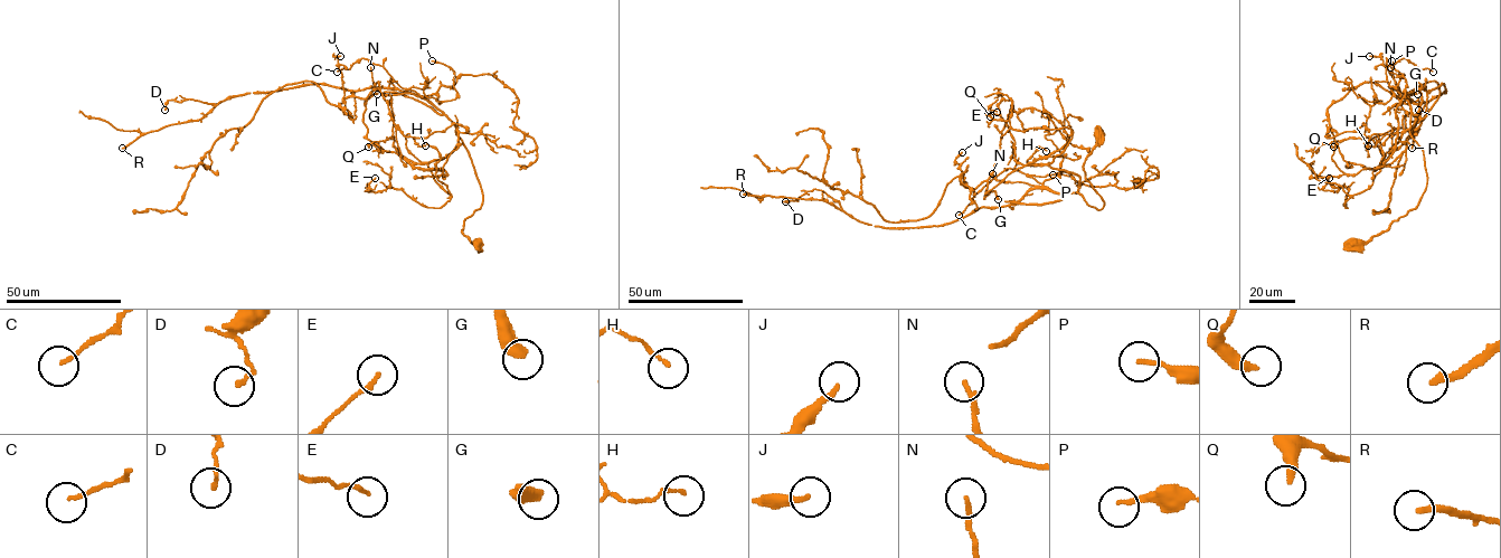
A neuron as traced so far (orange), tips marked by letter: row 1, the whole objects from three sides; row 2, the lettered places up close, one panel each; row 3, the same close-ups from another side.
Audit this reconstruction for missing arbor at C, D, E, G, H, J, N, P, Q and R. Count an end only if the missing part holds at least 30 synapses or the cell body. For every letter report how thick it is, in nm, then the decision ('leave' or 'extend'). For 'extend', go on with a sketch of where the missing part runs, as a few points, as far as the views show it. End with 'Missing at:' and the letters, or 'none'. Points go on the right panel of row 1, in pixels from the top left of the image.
C: 110 nm | leave
D: 130 nm | leave
E: 150 nm | leave
G: 440 nm | leave
H: 120 nm | leave
J: 190 nm | leave
N: 170 nm | extend | (1390, 67), (1386, 56), (1368, 59), (1333, 56), (1314, 63), (1315, 69), (1330, 72), (1324, 79)
P: 160 nm | leave
Q: 320 nm | leave
R: 240 nm | extend | (1412, 148), (1399, 134), (1413, 150), (1410, 166), (1427, 178)
Missing at: N, R

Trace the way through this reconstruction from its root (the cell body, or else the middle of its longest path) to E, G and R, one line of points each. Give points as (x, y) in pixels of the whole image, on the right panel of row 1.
E: (1351, 244), (1416, 207), (1423, 151), (1407, 129), (1347, 208), (1349, 190), (1324, 190), (1329, 178)
G: (1351, 244), (1386, 232), (1425, 188), (1423, 151), (1408, 129), (1383, 163), (1409, 138), (1408, 95), (1417, 94)
R: (1351, 244), (1386, 232), (1417, 205), (1426, 175), (1406, 94), (1443, 84), (1446, 92), (1418, 115), (1412, 148)

